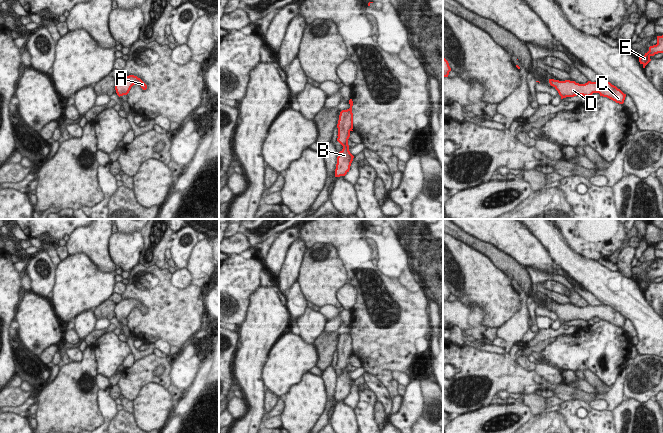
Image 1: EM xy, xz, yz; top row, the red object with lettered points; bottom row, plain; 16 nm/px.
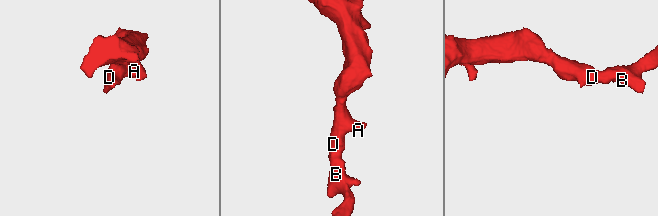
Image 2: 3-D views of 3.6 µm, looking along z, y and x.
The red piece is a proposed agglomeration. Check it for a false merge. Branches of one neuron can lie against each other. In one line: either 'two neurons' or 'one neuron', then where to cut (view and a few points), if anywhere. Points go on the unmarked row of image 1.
one neuron | no cut

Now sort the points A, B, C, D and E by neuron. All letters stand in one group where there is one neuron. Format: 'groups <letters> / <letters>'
groups A B C D E

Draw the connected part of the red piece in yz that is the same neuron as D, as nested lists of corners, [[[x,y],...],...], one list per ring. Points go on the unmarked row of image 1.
[[[549,303],[549,307],[558,315],[561,323],[577,319],[589,321],[593,317],[599,317],[600,320],[607,321],[616,327],[623,328],[626,321],[626,318],[620,313],[604,304],[600,306],[588,305],[585,308],[579,308],[570,304],[559,305]]]

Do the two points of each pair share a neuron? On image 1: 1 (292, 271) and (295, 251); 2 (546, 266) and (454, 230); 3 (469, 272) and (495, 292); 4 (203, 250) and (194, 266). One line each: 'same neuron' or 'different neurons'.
1: same neuron
2: different neurons
3: same neuron
4: same neuron

